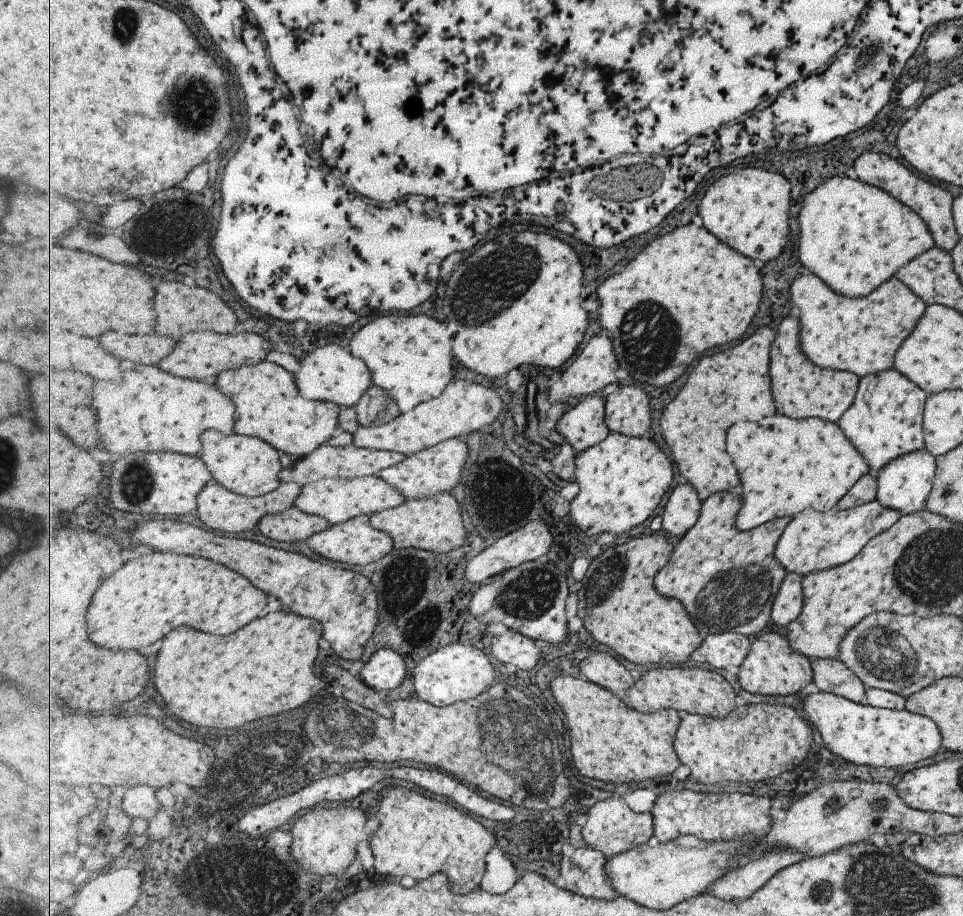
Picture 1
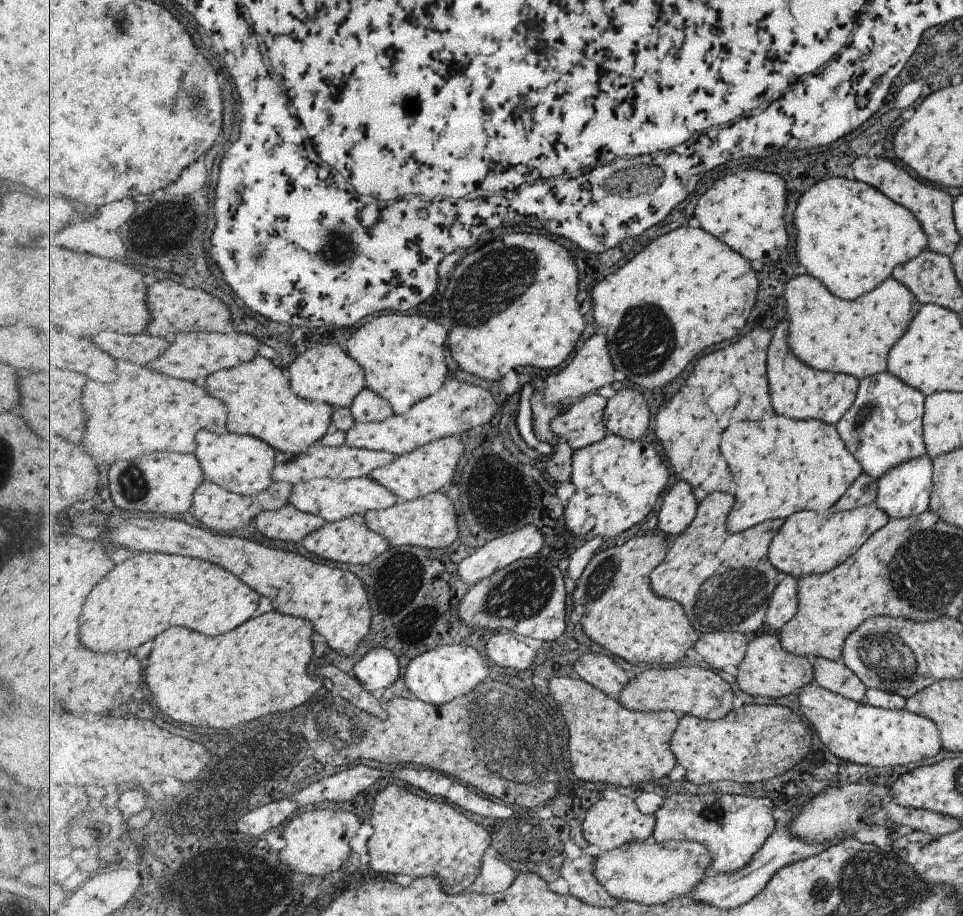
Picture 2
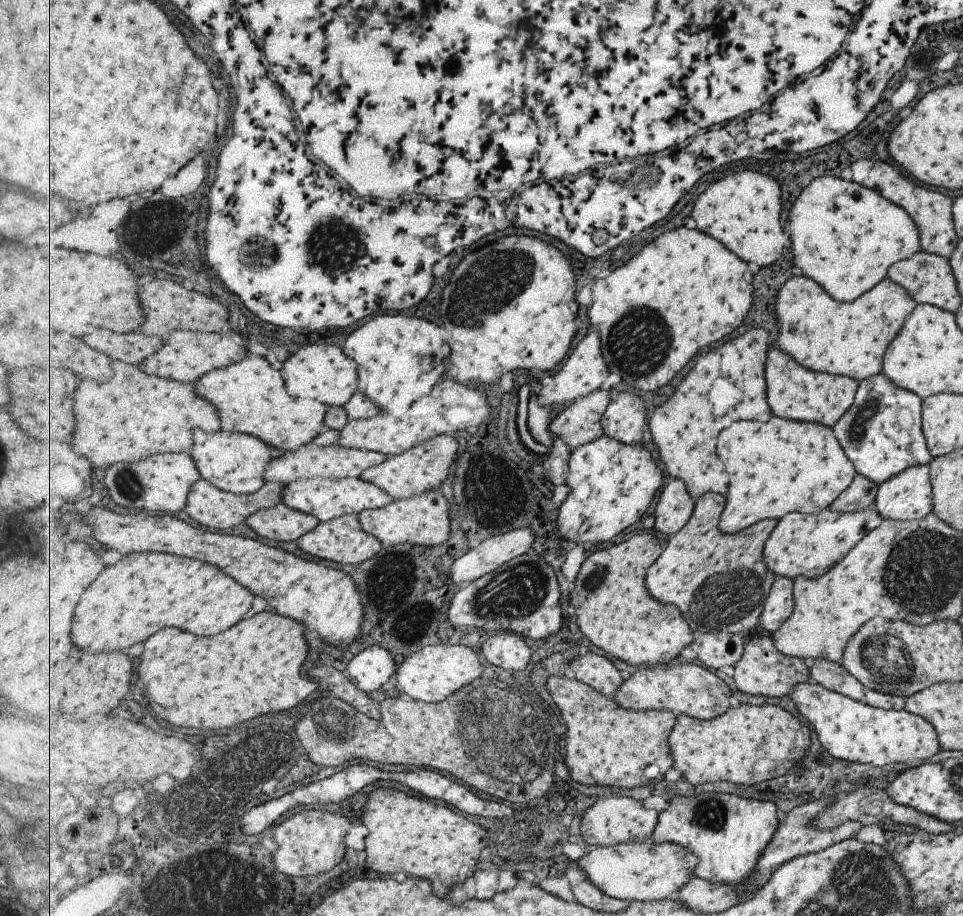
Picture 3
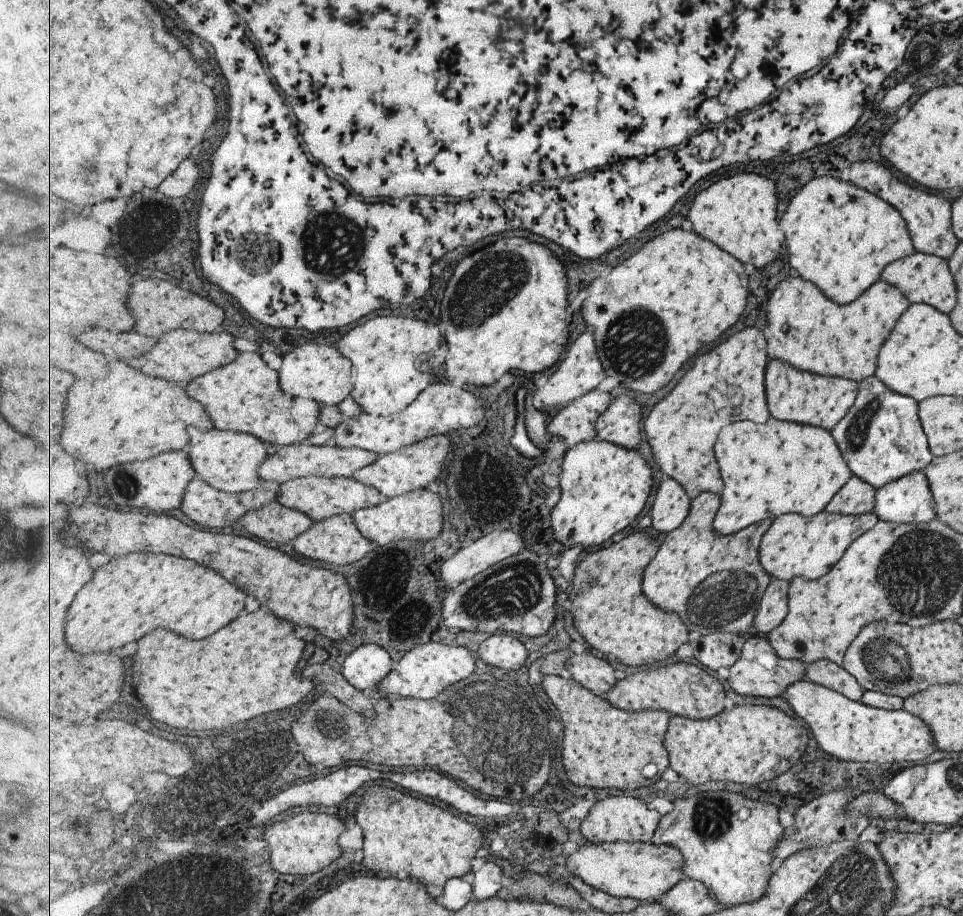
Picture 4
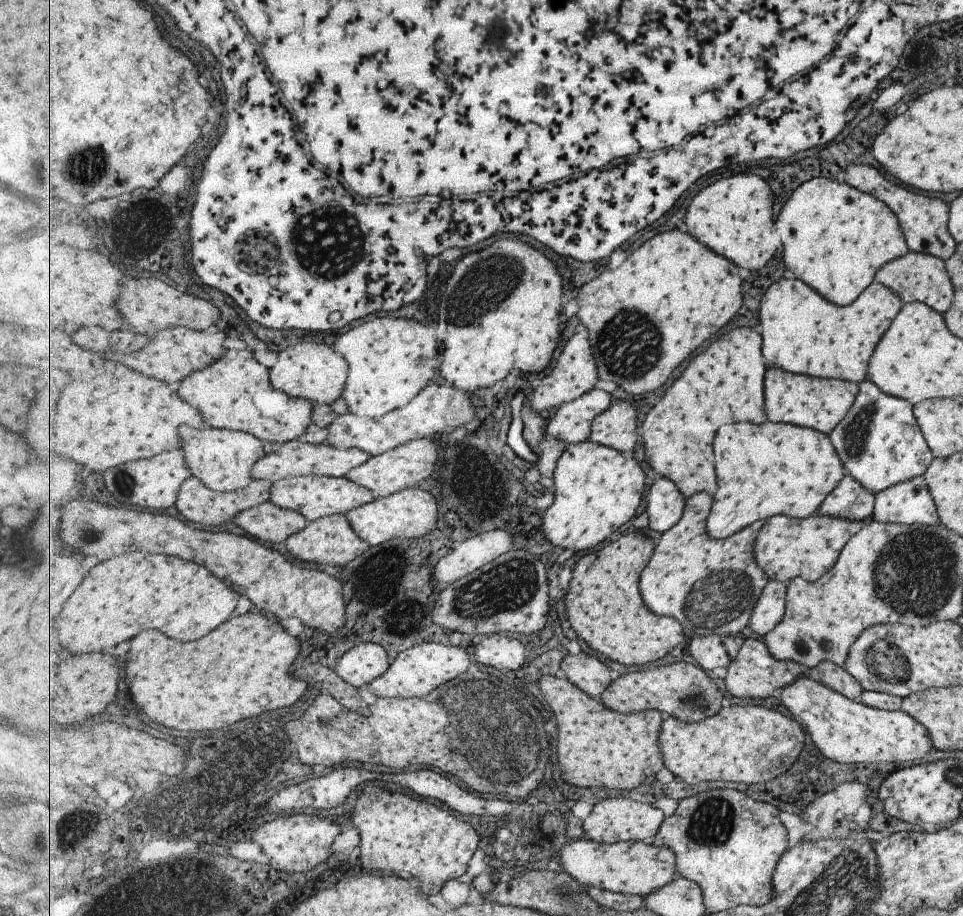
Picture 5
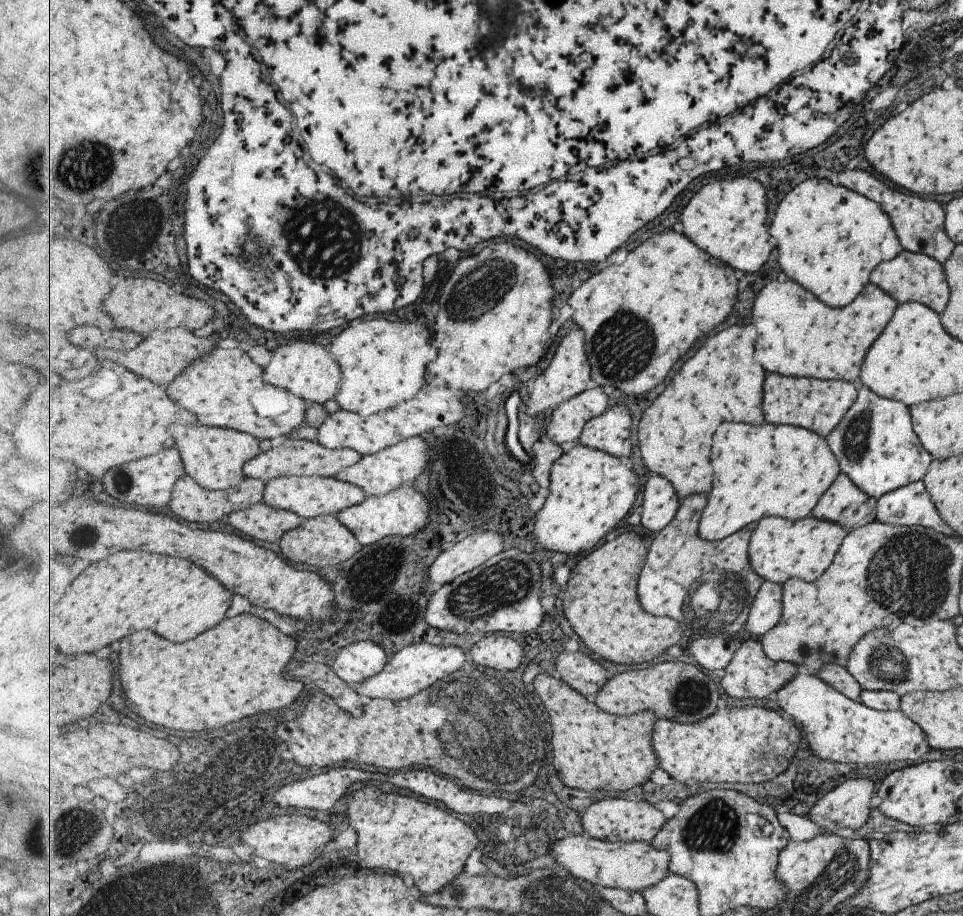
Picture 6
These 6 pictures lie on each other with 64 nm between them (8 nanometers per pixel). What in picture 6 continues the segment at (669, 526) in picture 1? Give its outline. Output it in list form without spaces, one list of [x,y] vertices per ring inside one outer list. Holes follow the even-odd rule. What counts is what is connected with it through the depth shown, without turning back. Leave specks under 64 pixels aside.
[[[659,475],[649,477],[641,502],[641,526],[661,533],[678,516],[682,501],[675,486],[667,478]]]

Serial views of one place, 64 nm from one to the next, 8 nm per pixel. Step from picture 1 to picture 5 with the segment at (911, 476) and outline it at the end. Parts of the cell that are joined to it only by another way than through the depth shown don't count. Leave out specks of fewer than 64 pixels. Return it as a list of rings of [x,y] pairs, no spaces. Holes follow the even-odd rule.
[[[922,476],[874,494],[872,520],[881,523],[937,526],[934,502]]]

